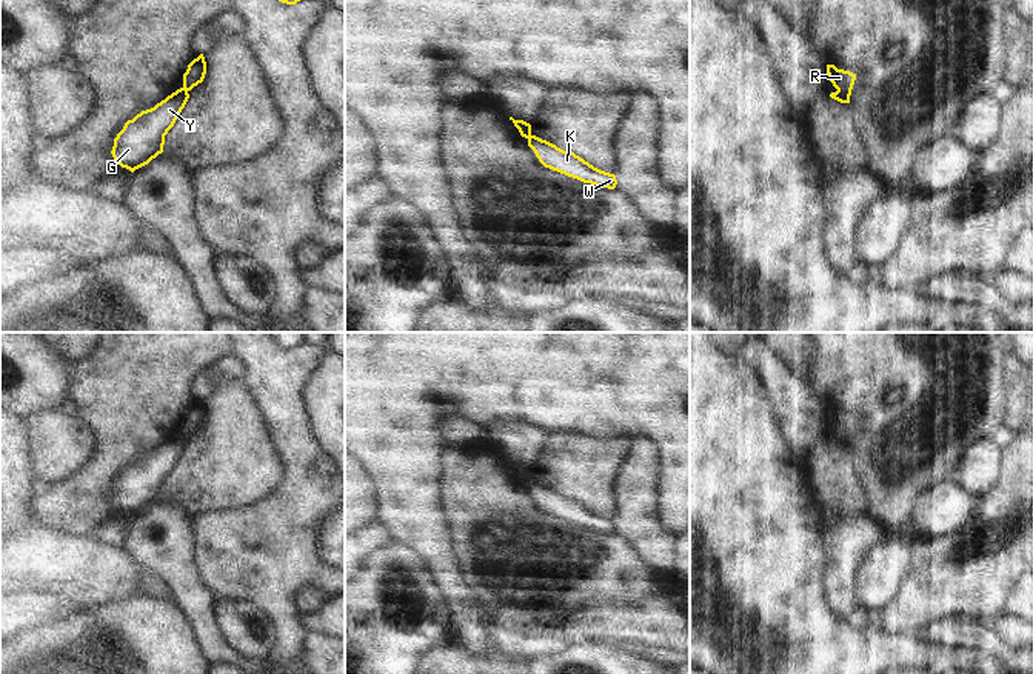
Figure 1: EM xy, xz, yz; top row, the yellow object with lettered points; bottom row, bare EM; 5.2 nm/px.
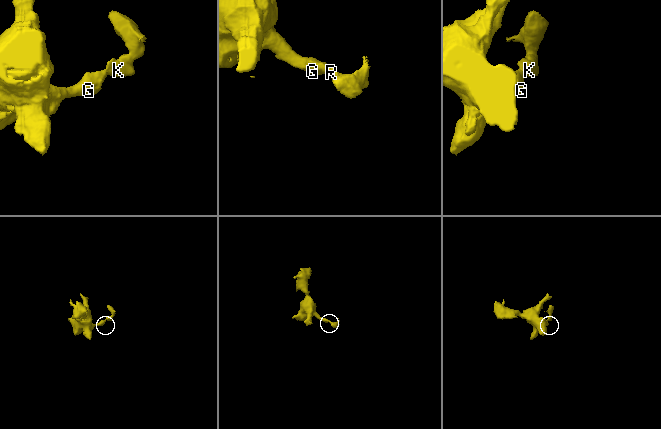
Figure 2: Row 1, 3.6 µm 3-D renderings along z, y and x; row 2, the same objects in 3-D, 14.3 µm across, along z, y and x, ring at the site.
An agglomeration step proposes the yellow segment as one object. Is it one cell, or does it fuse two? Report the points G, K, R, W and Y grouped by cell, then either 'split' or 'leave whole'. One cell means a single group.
G Y / K R W; split

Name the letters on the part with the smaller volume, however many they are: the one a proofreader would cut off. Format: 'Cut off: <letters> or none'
Cut off: K, R, W

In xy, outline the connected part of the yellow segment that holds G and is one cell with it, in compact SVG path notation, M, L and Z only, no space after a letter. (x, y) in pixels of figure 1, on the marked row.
M180 88L154 108L128 120L114 138L111 151L114 160L134 172L162 154L165 135L174 126L188 98L188 91Z

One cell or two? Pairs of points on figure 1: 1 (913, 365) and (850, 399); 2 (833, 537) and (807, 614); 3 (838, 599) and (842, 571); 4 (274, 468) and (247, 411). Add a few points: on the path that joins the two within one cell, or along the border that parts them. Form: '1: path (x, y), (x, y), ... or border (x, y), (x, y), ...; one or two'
1: path (898, 365), (884, 365), (865, 383); one
2: border (821, 531), (822, 587), (830, 602); two
3: path (839, 593), (839, 577); one
4: path (260, 454), (247, 425); one

